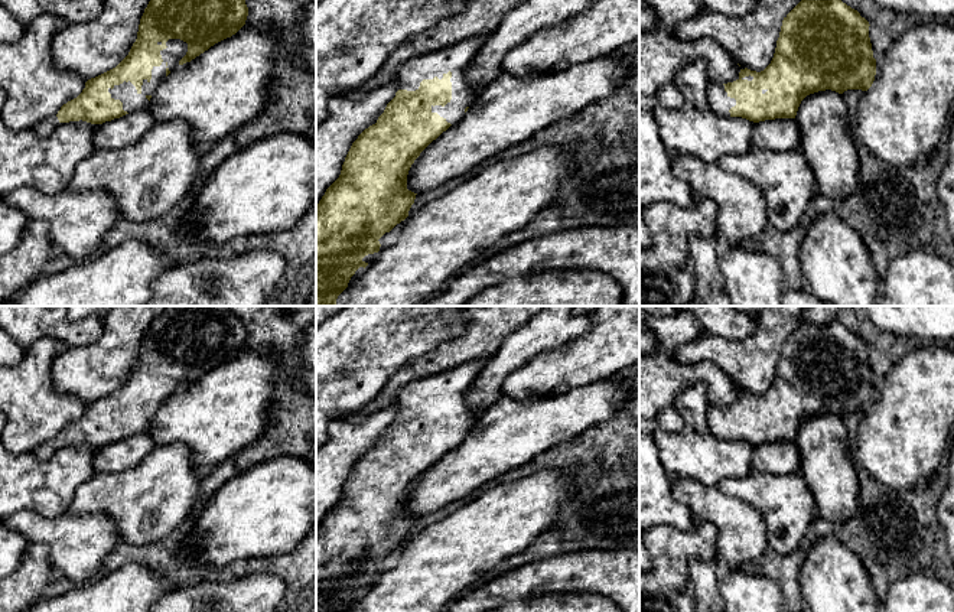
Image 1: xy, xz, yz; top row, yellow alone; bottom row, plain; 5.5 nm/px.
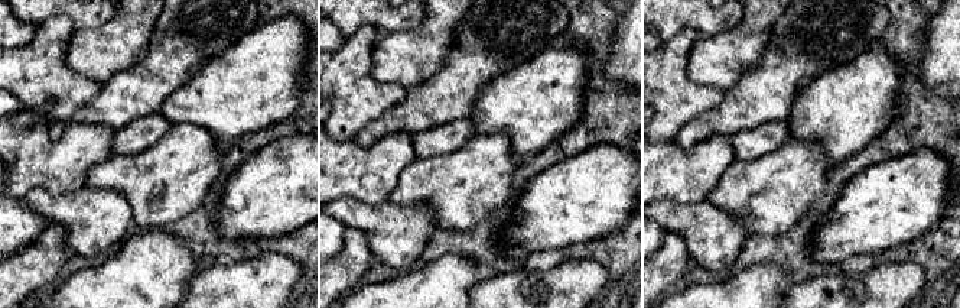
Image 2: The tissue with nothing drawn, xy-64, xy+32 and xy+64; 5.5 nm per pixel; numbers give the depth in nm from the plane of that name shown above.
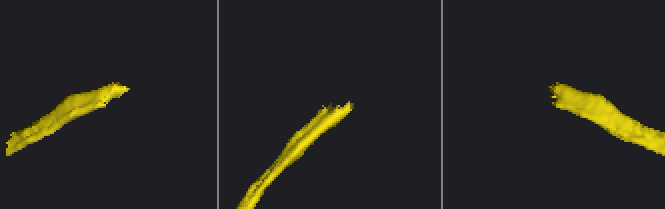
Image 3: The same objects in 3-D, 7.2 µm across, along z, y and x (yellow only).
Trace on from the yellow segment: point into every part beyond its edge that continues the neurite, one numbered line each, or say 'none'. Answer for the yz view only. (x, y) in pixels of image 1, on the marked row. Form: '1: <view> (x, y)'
1: yz (718, 97)

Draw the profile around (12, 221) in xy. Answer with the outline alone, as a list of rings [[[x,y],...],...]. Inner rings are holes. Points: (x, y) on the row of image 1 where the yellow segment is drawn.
[[[0,195],[0,255],[13,250],[20,238],[23,228],[30,219],[14,206],[4,202]]]

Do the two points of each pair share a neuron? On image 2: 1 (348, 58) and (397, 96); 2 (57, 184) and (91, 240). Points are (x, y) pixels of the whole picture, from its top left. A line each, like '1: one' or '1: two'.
1: one
2: two

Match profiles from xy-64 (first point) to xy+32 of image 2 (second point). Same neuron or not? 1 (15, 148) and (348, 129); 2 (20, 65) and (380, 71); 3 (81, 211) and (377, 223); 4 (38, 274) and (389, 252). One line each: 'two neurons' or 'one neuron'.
1: two neurons
2: two neurons
3: one neuron
4: two neurons

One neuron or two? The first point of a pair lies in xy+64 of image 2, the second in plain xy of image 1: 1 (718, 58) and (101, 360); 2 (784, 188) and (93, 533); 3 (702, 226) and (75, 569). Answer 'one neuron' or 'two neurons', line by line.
1: one neuron
2: two neurons
3: one neuron

